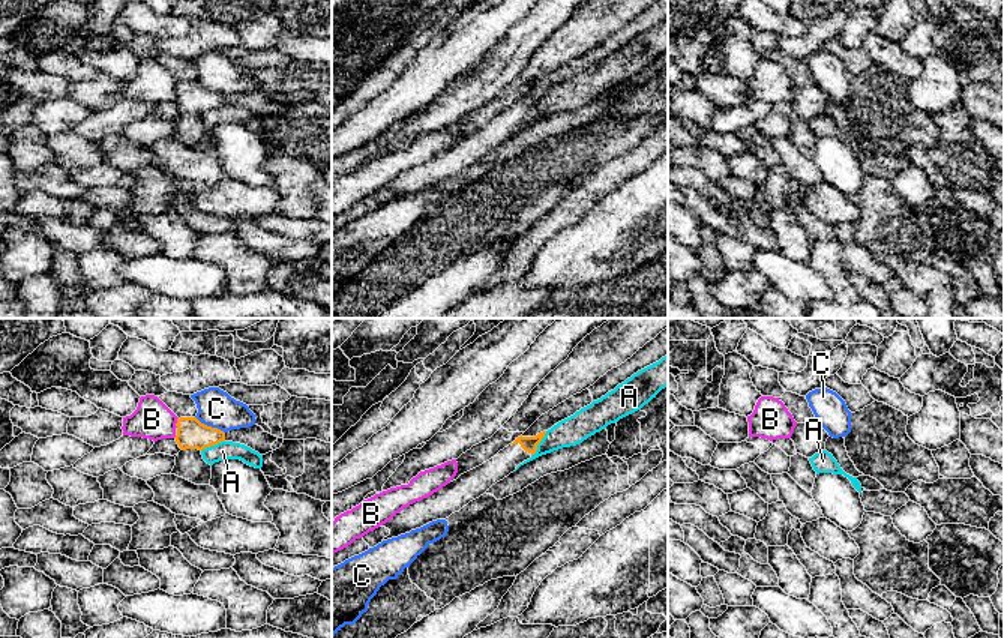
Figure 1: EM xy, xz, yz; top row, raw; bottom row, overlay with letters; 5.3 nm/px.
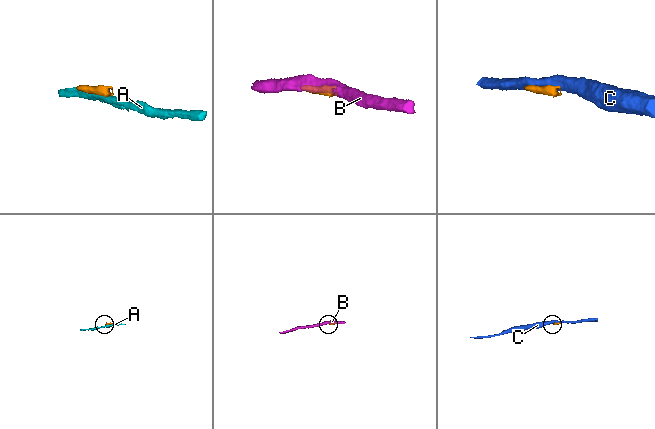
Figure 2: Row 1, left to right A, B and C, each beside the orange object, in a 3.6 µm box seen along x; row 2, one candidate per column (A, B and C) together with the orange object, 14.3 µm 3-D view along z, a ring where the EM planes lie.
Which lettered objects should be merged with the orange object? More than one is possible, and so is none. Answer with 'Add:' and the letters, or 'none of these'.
Add: none of these

